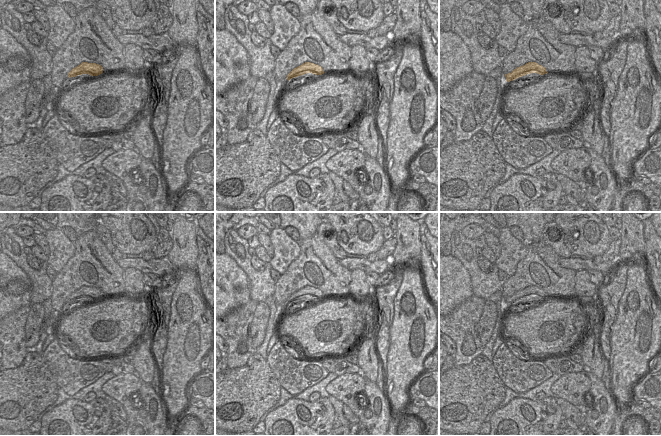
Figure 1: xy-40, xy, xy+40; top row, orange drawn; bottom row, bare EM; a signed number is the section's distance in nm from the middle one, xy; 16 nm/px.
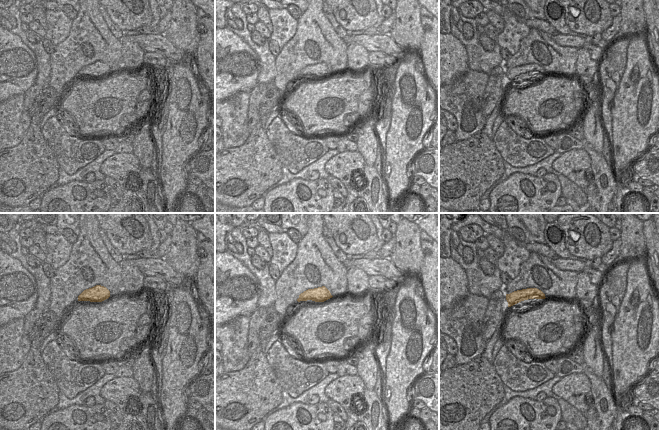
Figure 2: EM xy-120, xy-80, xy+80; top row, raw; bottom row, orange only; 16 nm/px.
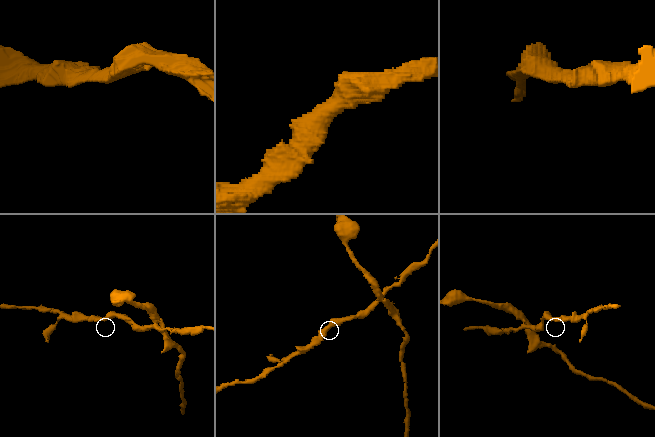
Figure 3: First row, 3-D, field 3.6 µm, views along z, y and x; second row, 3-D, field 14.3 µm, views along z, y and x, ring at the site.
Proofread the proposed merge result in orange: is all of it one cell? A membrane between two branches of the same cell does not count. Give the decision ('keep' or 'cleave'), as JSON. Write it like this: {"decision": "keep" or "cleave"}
{"decision": "keep"}

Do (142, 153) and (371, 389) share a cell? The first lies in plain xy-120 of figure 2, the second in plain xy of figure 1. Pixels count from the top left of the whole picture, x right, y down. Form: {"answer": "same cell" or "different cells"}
{"answer": "different cells"}

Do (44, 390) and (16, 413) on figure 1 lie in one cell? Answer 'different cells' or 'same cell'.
same cell

